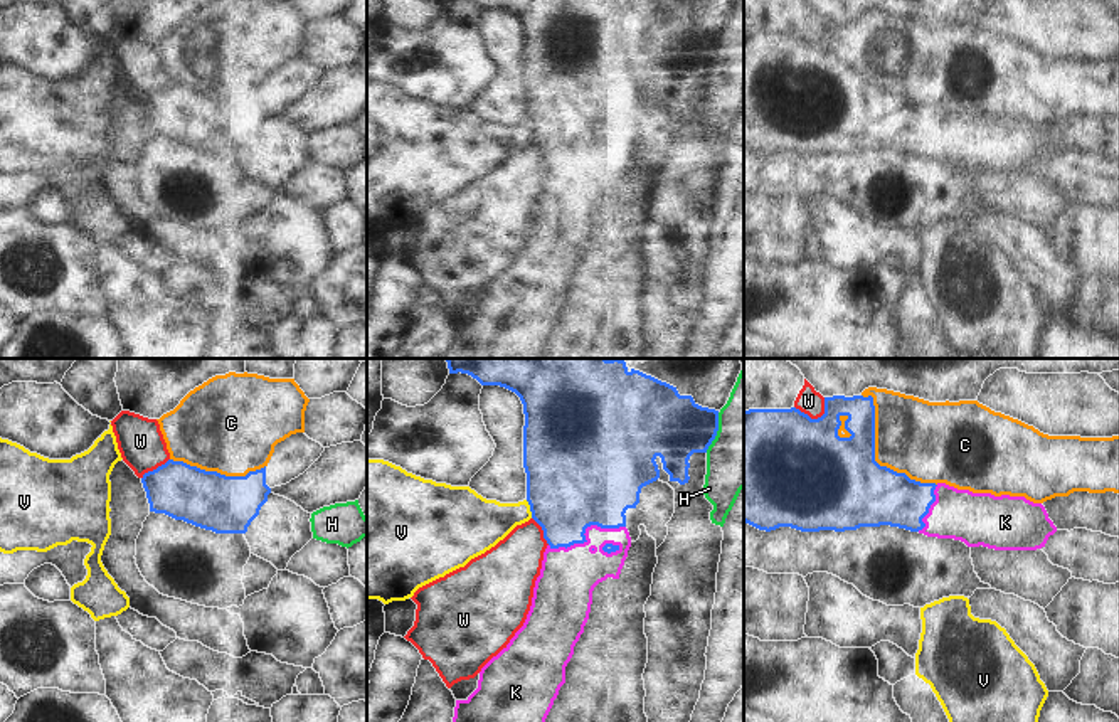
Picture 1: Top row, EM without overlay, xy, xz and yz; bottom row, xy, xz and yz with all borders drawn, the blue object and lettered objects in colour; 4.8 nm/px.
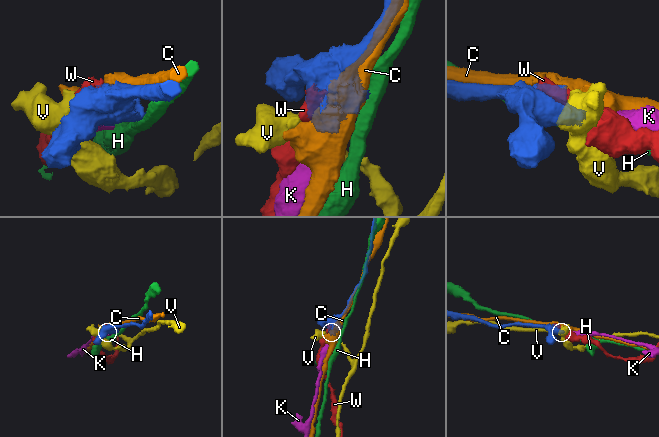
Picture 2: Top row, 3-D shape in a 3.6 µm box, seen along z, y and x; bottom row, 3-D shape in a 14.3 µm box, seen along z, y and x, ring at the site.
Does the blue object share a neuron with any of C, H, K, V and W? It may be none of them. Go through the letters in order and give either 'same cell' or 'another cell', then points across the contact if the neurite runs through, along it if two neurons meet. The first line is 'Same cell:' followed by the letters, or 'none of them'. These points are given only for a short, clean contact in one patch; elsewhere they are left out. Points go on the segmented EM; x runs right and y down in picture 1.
Same cell: K
C: another cell
H: another cell; border xz (719, 413), (717, 435), (705, 451)
K: same cell; way xz (572, 482), (584, 532), (584, 549), (567, 578)
V: another cell; border xz (525, 500), (532, 517)
W: another cell

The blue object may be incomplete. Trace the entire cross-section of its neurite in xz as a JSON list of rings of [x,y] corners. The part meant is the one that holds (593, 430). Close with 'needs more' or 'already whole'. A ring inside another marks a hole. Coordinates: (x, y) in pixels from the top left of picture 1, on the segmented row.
[[[448,358],[449,374],[468,374],[481,385],[500,385],[515,392],[525,414],[523,426],[523,468],[527,473],[527,502],[532,518],[542,527],[547,549],[544,552],[540,576],[535,581],[532,606],[523,626],[515,633],[510,643],[493,656],[480,672],[478,688],[466,698],[456,700],[453,722],[545,722],[560,687],[565,683],[565,666],[574,655],[574,646],[584,633],[589,619],[592,591],[607,577],[619,579],[621,569],[631,547],[631,537],[626,528],[626,510],[636,508],[641,488],[660,478],[656,458],[661,458],[663,470],[670,475],[670,481],[680,485],[688,483],[690,456],[693,453],[707,453],[719,431],[719,411],[698,406],[692,396],[680,396],[676,387],[661,382],[639,370],[628,369],[621,358]]] | needs more

